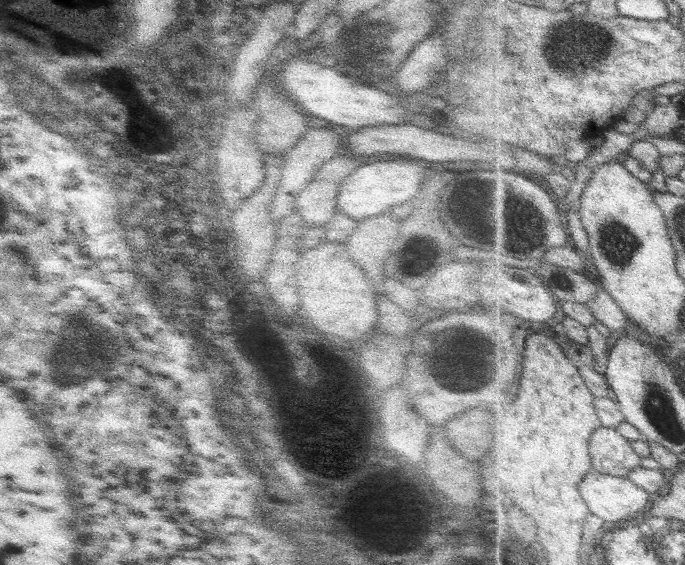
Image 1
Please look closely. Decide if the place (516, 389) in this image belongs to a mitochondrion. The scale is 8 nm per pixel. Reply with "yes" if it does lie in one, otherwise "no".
no

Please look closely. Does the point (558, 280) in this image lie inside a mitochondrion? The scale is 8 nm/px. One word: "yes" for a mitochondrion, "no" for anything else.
no

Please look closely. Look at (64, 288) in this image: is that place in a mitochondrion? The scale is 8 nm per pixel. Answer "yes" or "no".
no

